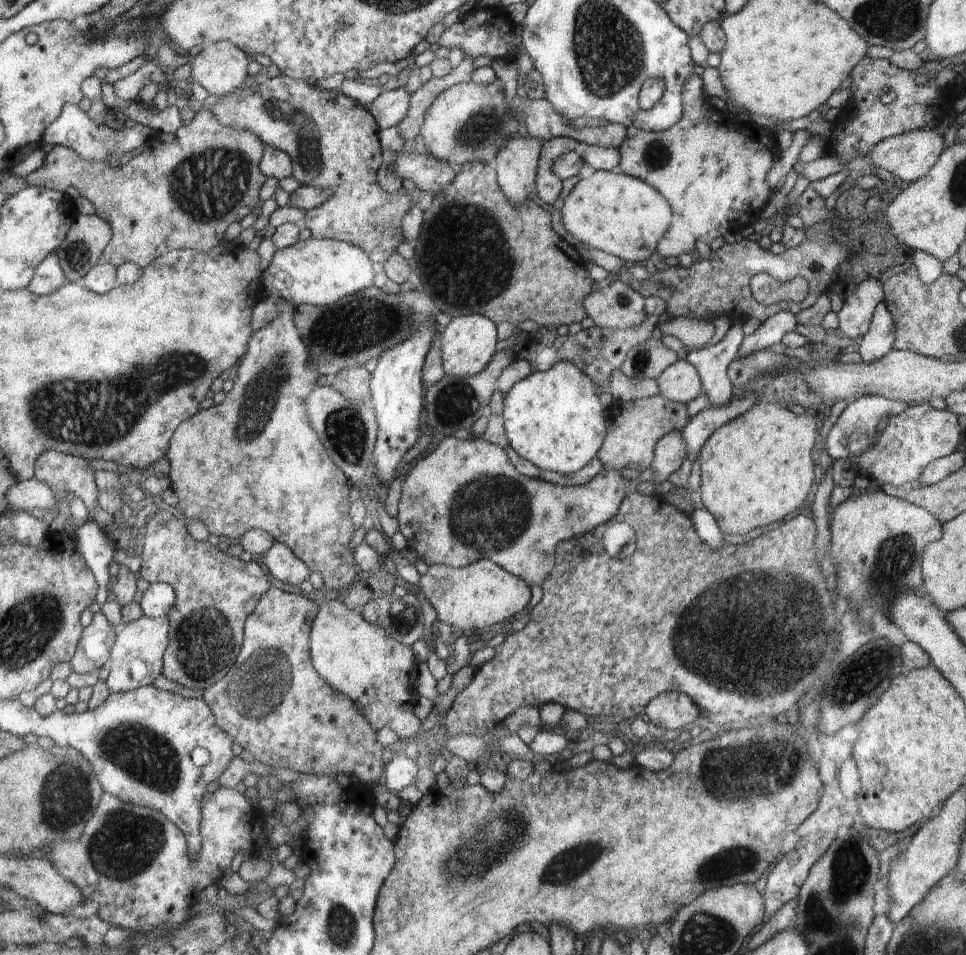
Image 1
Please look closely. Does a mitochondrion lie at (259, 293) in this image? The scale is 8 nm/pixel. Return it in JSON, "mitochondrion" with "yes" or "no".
{"mitochondrion":"no"}

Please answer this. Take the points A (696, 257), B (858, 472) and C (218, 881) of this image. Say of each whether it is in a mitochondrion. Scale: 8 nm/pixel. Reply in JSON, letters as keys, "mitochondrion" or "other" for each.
{"A":"other","B":"other","C":"other"}

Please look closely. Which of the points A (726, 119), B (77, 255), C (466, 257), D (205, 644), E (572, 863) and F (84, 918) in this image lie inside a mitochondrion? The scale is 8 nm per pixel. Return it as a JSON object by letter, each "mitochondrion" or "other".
{"A":"other","B":"mitochondrion","C":"mitochondrion","D":"mitochondrion","E":"mitochondrion","F":"other"}

